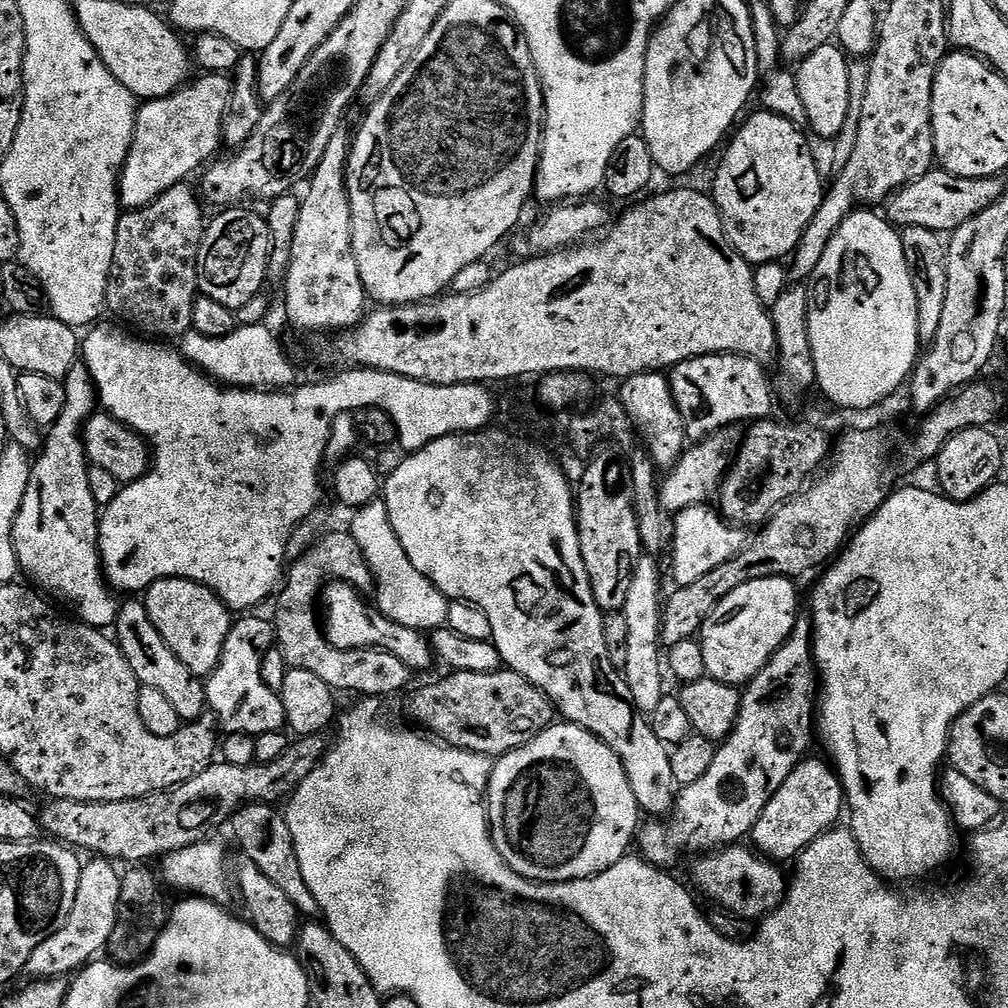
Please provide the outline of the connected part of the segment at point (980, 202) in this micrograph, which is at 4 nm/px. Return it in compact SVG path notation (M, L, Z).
M933 170L922 178L896 189L886 201L886 216L897 229L922 226L941 234L951 234L962 222L970 222L974 214L982 214L986 206L994 206L1006 191L1000 176L958 178L943 170Z

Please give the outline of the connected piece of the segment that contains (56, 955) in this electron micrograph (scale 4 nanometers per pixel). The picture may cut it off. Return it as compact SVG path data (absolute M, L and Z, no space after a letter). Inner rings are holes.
M92 858L83 865L78 878L78 894L74 894L74 906L62 922L62 930L50 934L34 954L30 954L26 972L32 978L68 978L87 968L107 949L110 934L118 922L118 898L122 894L121 869L107 858Z

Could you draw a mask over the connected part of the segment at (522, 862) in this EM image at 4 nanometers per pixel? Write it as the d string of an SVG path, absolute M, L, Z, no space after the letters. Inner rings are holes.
M553 722L546 731L535 736L529 744L523 744L513 752L506 753L499 757L492 765L492 777L486 789L486 803L488 806L488 827L492 829L492 841L502 854L502 858L510 865L515 872L527 880L537 880L543 884L557 884L558 882L570 882L571 880L581 880L591 878L599 872L605 872L610 866L614 866L626 855L629 855L631 846L638 836L638 825L642 820L640 807L636 804L634 790L630 790L630 782L626 778L626 770L622 762L594 734L590 734L584 728L579 728L576 724L567 722Z

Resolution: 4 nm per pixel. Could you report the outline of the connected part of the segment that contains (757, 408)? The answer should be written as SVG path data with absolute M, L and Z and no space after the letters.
M721 354L718 356L695 356L692 360L684 360L671 369L672 393L678 406L684 425L688 431L689 441L699 442L729 426L743 425L743 420L755 422L773 415L774 384L767 376L765 365L749 356L734 356Z

